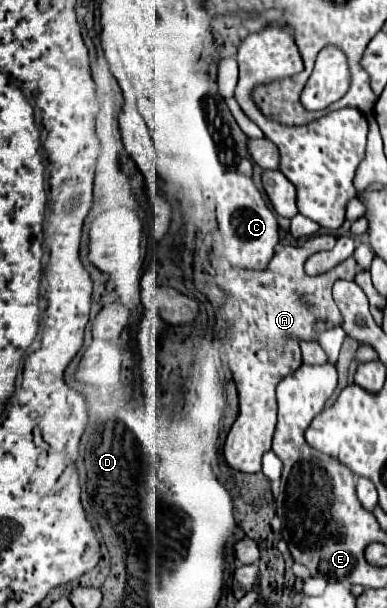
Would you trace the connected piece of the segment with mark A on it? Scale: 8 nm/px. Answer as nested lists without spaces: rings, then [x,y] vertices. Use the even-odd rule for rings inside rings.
[[[333,234],[311,236],[301,246],[285,246],[271,258],[265,270],[233,268],[223,282],[223,288],[237,298],[241,308],[241,318],[231,332],[231,350],[227,354],[233,380],[239,390],[239,416],[231,426],[223,448],[227,464],[239,472],[261,472],[261,458],[271,450],[273,430],[277,426],[275,388],[285,376],[303,364],[297,338],[317,342],[319,334],[315,332],[315,324],[319,320],[335,326],[343,324],[343,316],[335,306],[331,288],[339,278],[355,278],[355,258],[351,256],[343,260],[339,266],[319,276],[309,276],[303,270],[303,264],[311,254],[333,248],[335,242],[337,238]]]

